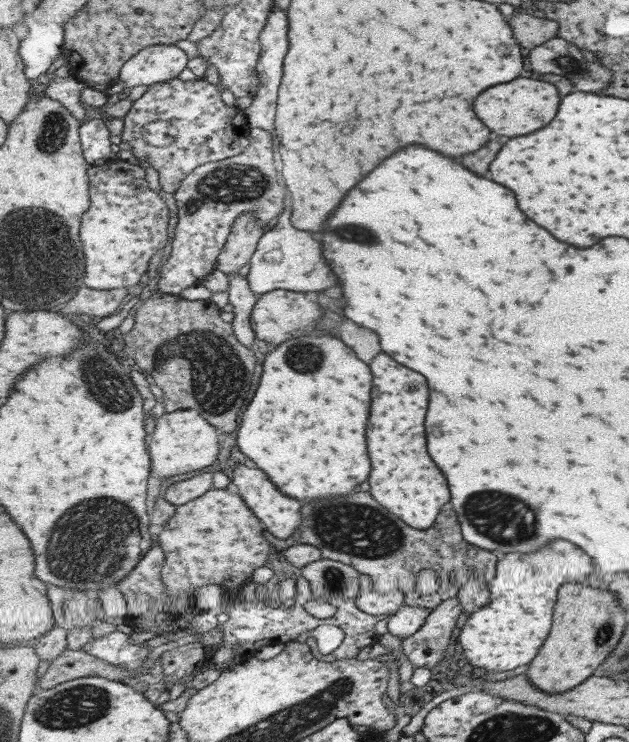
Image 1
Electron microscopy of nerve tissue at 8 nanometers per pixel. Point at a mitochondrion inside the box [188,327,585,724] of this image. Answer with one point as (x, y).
(357, 529)

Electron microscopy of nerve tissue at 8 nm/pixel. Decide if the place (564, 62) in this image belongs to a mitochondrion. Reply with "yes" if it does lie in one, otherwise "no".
yes

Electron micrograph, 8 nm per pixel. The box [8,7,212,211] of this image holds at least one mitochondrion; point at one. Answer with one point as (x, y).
(53, 135)

